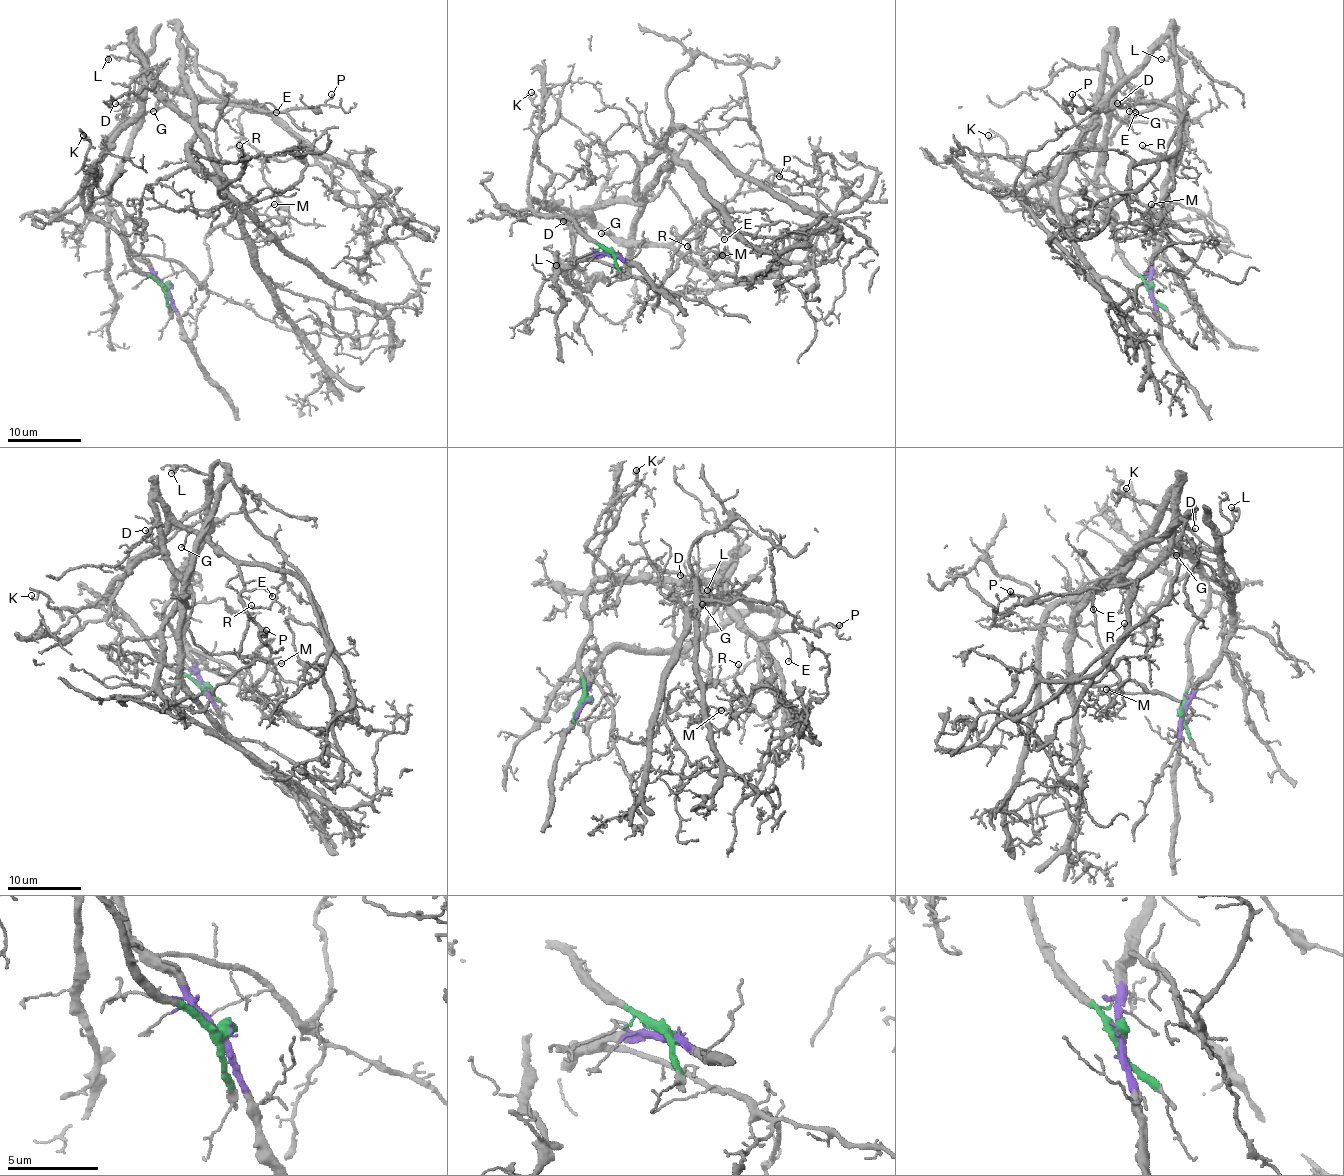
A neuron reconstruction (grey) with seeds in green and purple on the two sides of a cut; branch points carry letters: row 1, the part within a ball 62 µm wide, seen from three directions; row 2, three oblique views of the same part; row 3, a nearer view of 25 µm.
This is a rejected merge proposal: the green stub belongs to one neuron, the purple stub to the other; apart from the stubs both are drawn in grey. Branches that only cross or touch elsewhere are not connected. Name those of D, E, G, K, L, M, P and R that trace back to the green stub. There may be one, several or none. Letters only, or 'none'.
D, E, G, K, P

